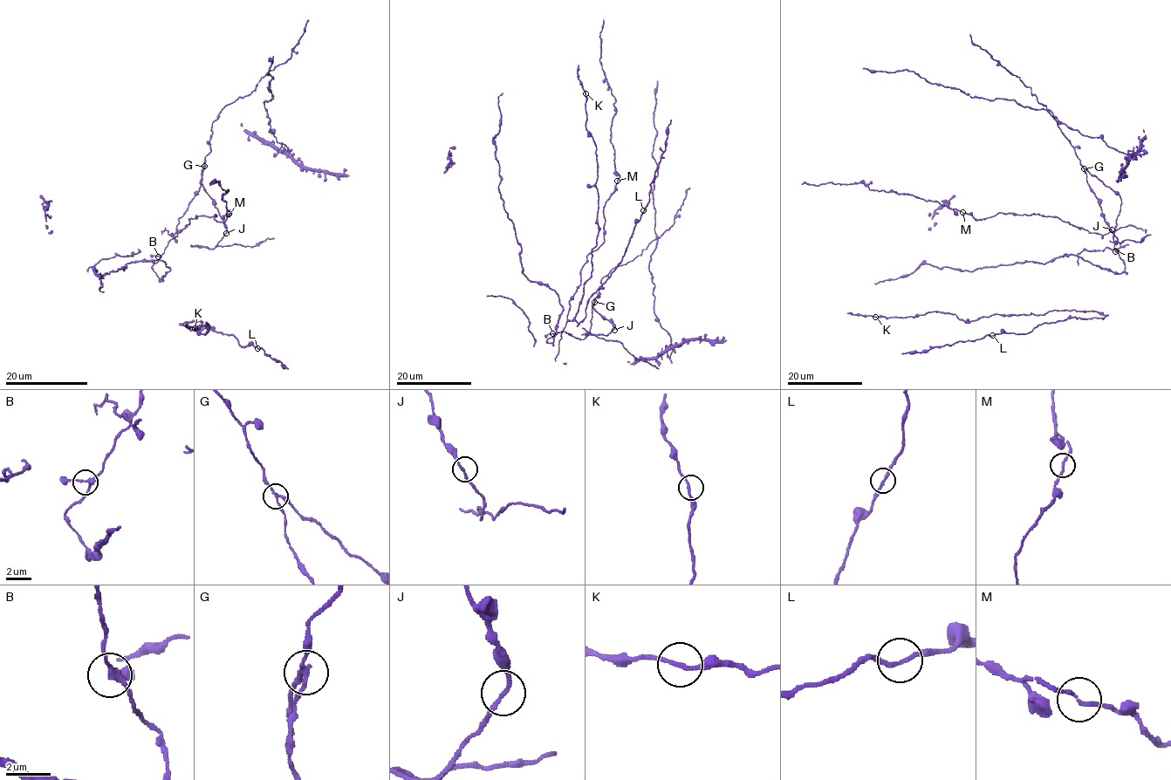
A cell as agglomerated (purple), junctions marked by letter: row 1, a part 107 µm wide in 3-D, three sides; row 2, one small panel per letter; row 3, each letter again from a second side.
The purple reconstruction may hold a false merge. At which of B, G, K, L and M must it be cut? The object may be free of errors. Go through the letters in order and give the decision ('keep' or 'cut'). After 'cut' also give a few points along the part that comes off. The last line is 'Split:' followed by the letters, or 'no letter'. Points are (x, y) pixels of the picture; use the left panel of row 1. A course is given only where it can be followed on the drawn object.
B: keep
G: cut; foreign part runs (204, 166), (204, 190), (227, 229), (214, 248), (207, 247), (251, 246), (274, 237)
K: keep
L: keep
M: keep
Split: G

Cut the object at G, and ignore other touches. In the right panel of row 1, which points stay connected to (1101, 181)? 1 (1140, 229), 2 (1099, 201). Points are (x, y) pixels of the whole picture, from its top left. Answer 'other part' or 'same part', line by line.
1: same part
2: other part

